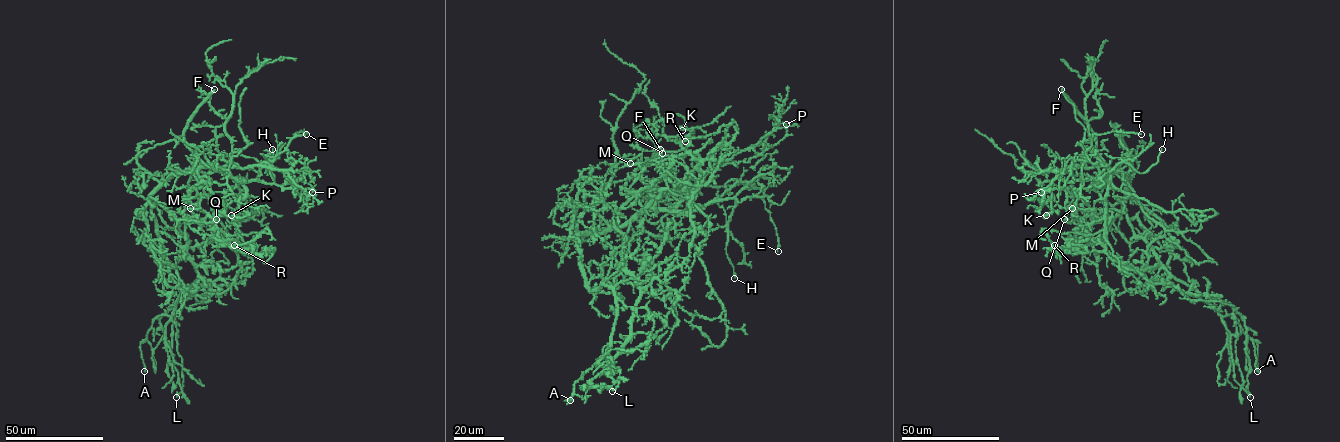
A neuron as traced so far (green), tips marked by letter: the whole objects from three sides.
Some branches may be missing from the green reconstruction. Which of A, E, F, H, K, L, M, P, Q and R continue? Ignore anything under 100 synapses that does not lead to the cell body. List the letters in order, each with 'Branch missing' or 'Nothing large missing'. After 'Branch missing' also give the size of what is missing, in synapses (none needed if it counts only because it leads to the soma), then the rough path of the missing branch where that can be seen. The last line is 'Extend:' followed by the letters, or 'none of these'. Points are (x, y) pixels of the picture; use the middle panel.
A: Nothing large missing
E: Nothing large missing
F: Branch missing. Course of what is missing: (660, 149), (719, 89), (733, 56), (744, 45), (752, 45), (759, 38), (757, 35)
H: Nothing large missing
K: Nothing large missing
L: Nothing large missing
M: Nothing large missing
P: Nothing large missing
Q: Nothing large missing
R: Nothing large missing
Extend: F

